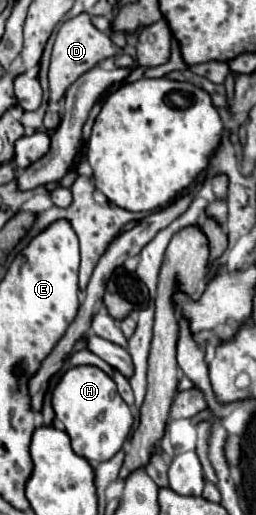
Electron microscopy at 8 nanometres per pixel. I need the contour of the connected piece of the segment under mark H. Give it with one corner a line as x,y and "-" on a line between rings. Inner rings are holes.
94,366
70,368
52,392
52,406
56,418
66,426
74,452
92,462
110,460
122,448
134,424
134,416
118,396
114,380

